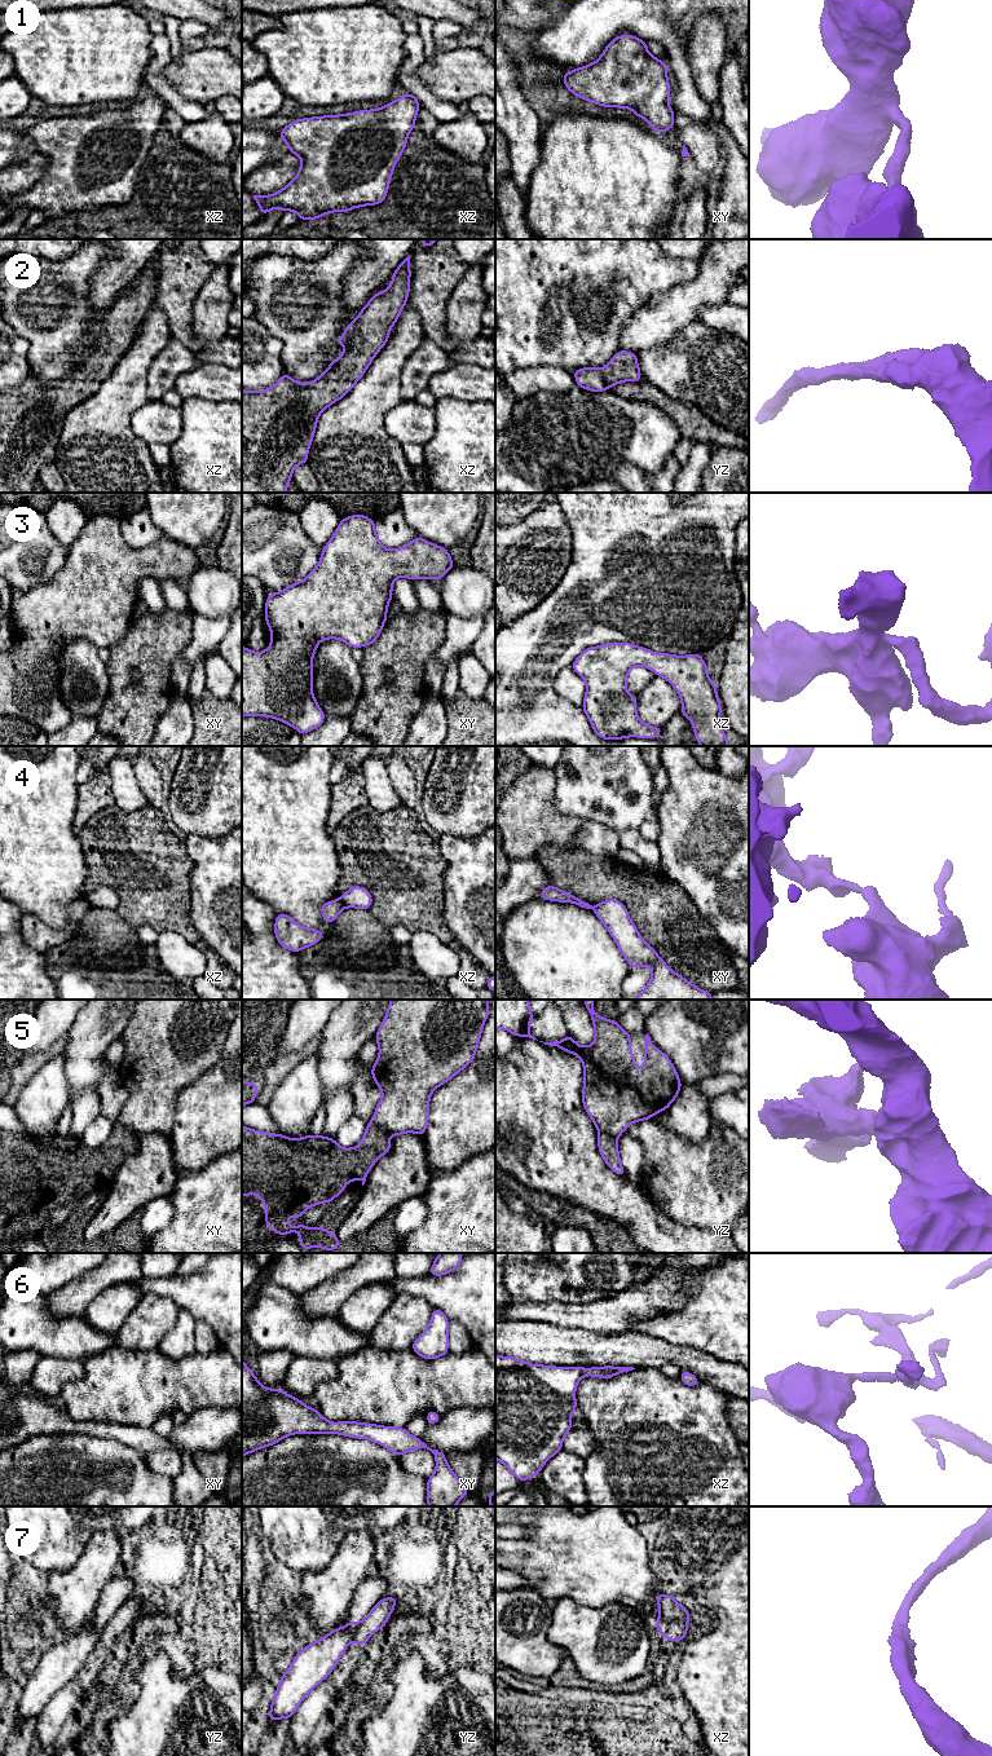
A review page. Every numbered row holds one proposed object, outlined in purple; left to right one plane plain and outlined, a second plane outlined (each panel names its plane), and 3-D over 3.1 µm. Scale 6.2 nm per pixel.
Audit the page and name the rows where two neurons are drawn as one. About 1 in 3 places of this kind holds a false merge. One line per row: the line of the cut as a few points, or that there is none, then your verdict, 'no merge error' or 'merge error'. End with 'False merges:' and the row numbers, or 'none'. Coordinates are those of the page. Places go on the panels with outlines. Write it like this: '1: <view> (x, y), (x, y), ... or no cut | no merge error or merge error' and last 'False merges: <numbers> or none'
1: no cut | no merge error
2: no cut | no merge error
3: no cut | no merge error
4: xz (338, 900), (344, 907) | merge error
5: yz (599, 1130), (616, 1138) | merge error
6: no cut | no merge error
7: xz (658, 1615), (666, 1620), (683, 1620), (687, 1624) | merge error
False merges: 4, 5, 7

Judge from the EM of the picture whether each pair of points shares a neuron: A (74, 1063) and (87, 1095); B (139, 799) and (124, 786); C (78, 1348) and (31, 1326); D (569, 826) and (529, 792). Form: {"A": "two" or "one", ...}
{"A": "two", "B": "one", "C": "one", "D": "one"}

